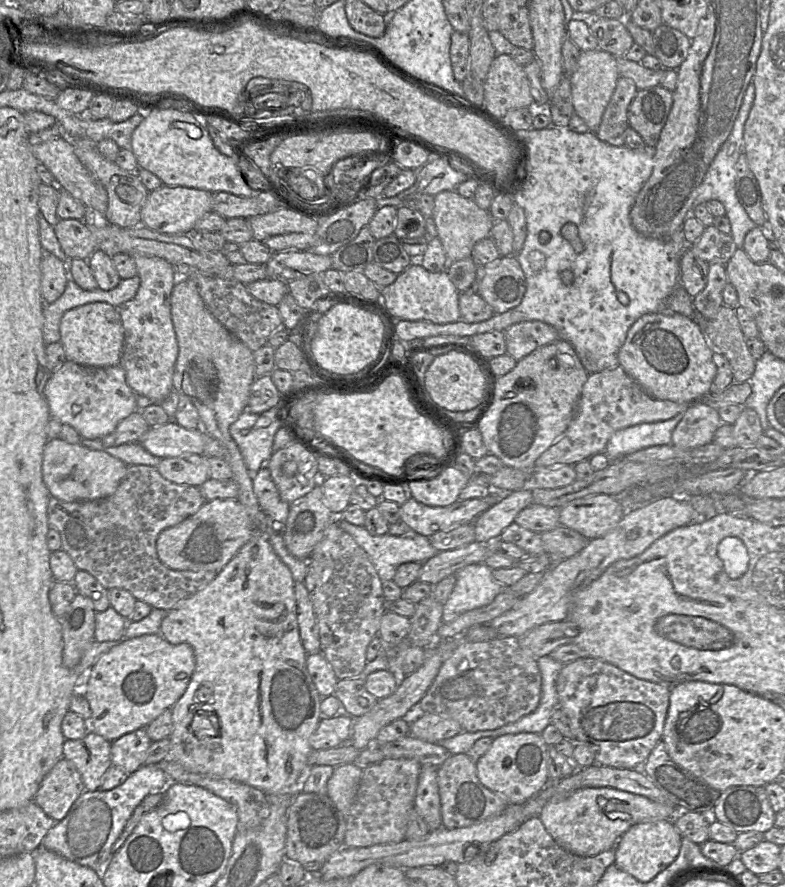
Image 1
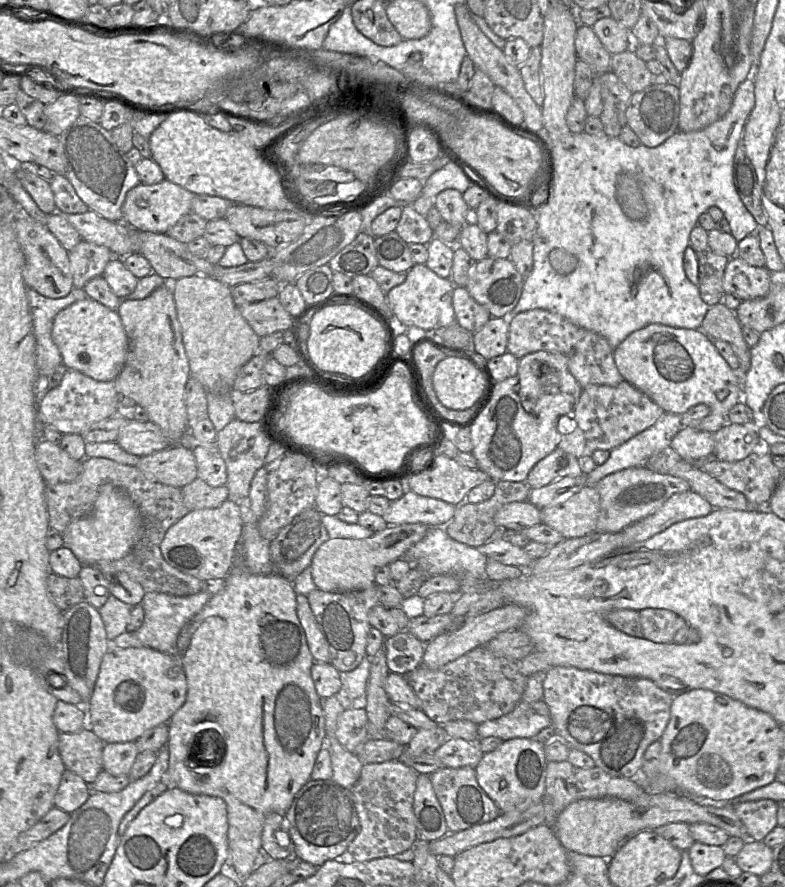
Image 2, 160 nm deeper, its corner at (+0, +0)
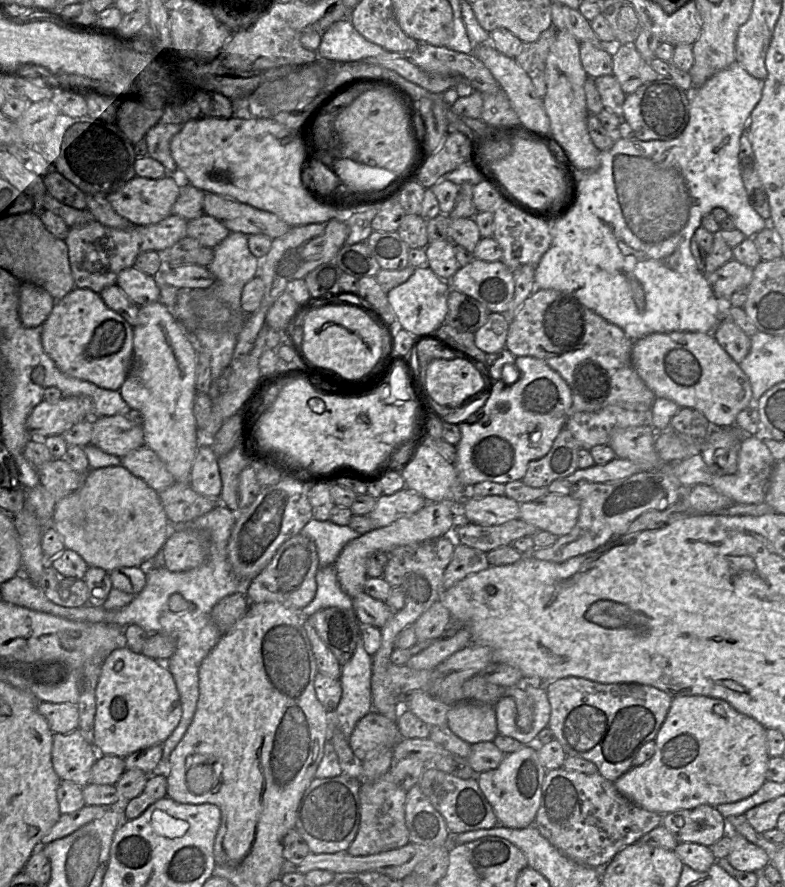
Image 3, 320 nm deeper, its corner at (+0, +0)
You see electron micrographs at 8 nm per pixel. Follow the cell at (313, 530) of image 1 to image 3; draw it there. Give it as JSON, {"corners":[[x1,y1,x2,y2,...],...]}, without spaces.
{"corners":[[303,533,287,539,276,551,270,563,257,575,247,591,250,604,279,602,300,610,309,605,317,591,316,573,319,559,314,541]]}

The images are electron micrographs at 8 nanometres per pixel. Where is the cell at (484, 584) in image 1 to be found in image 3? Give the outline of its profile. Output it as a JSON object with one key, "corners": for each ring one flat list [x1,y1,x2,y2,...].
{"corners":[[312,518,301,530,311,538,319,559,319,568,333,566,344,546,361,534,348,525,337,525,330,520,320,521]]}

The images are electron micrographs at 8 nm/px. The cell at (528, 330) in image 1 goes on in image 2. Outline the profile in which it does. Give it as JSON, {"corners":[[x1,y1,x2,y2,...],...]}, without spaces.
{"corners":[[533,309,508,318,508,325,507,351,518,359,537,351,561,353,569,359,569,371,582,388,591,385,616,386,624,380,616,366,614,349,608,340,598,333,575,325,559,314]]}

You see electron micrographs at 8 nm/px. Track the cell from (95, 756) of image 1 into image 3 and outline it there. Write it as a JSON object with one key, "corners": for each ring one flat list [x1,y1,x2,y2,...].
{"corners":[[78,728,67,734,54,733,51,754,53,768,61,781,72,781,82,788,90,782,92,767,99,756]]}

